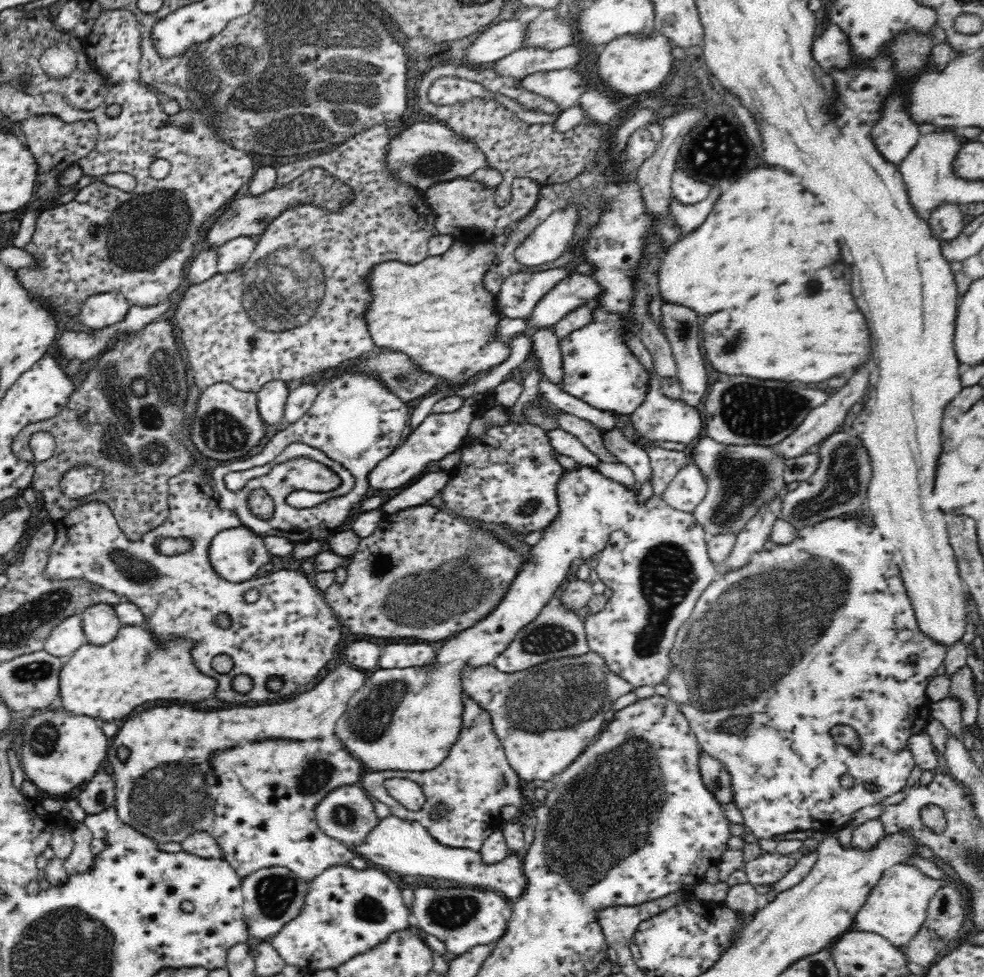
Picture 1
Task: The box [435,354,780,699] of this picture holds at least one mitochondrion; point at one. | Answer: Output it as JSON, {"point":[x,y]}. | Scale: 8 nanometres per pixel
{"point":[668,571]}

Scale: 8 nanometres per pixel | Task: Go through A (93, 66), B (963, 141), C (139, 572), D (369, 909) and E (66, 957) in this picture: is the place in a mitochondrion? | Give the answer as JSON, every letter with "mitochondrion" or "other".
{"A":"other","B":"other","C":"mitochondrion","D":"mitochondrion","E":"mitochondrion"}

